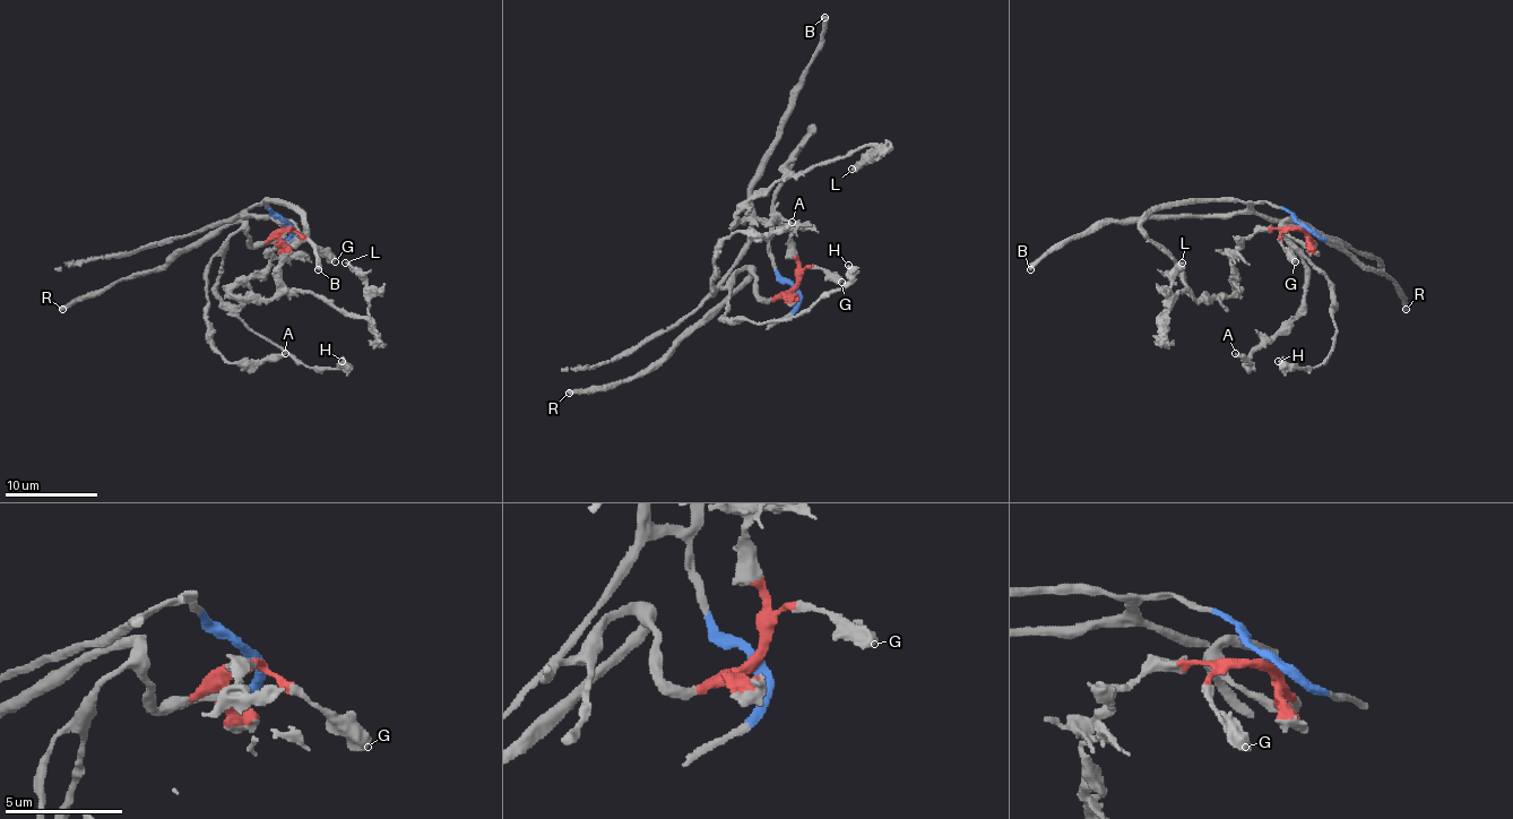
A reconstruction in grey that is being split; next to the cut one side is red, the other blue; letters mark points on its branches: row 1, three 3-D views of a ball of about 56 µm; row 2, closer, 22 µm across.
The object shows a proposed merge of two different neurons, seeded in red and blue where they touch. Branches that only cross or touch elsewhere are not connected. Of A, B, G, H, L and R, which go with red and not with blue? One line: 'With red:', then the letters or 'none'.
With red: A, G, H, R

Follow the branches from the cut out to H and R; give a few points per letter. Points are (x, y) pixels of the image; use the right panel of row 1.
H: (1300, 229), (1313, 242), (1310, 247), (1282, 233), (1329, 282), (1336, 328), (1329, 356), (1317, 368), (1278, 361)
R: (1300, 229), (1310, 247), (1291, 238), (1287, 221), (1310, 226), (1362, 265), (1382, 273), (1401, 291), (1406, 310)

